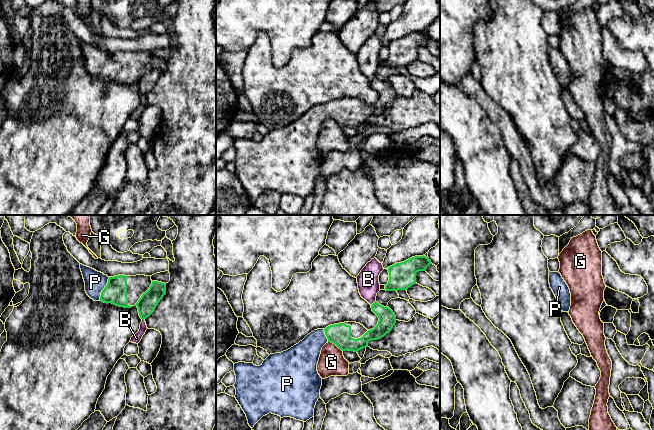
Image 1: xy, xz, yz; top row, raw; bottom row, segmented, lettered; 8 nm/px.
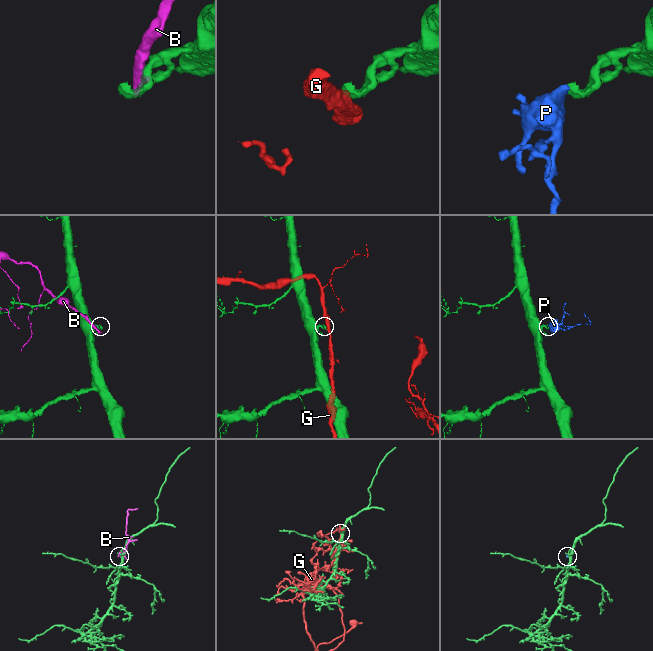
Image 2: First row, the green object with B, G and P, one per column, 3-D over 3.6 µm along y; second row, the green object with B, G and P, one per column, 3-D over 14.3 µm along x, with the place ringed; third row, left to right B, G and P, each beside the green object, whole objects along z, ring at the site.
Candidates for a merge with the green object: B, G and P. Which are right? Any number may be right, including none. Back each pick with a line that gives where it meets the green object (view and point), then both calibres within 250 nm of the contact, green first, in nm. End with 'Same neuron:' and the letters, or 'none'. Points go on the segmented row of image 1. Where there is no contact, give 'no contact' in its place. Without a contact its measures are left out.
P: xy (103, 289) | 190/170 nm
Same neuron: P

